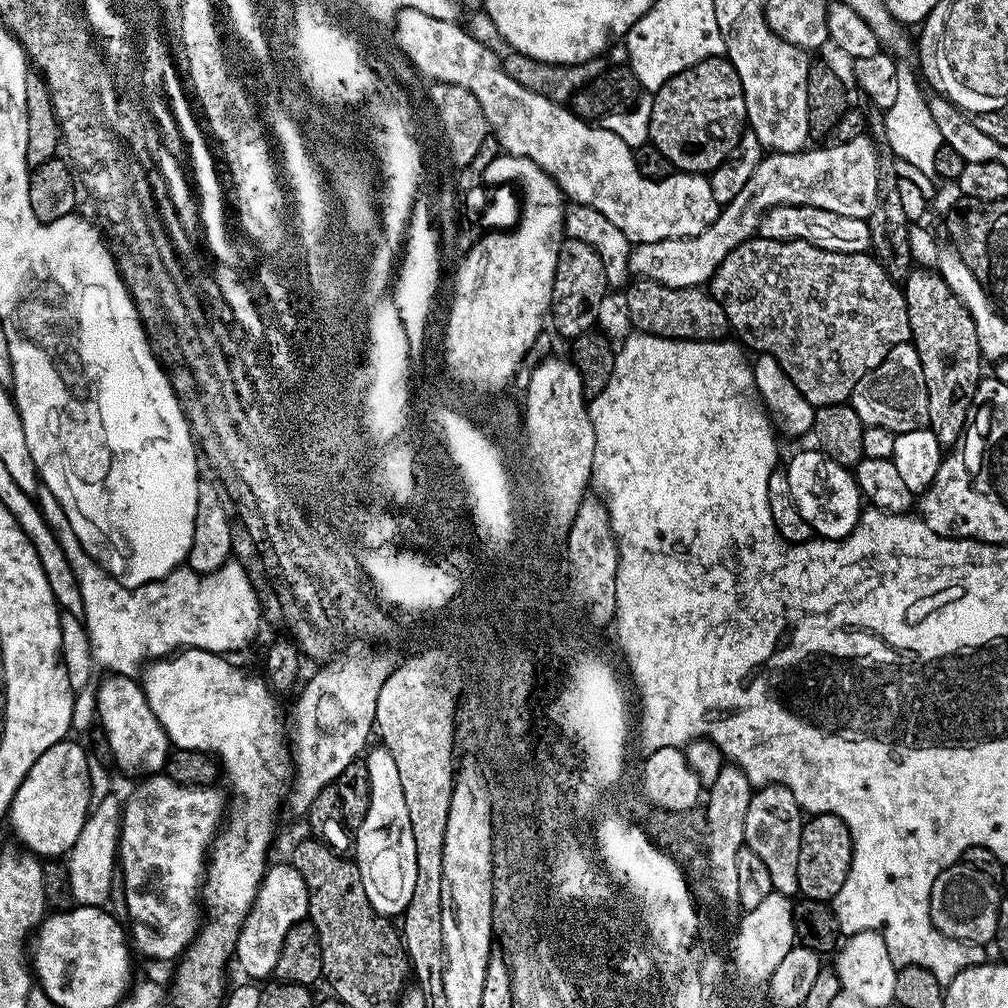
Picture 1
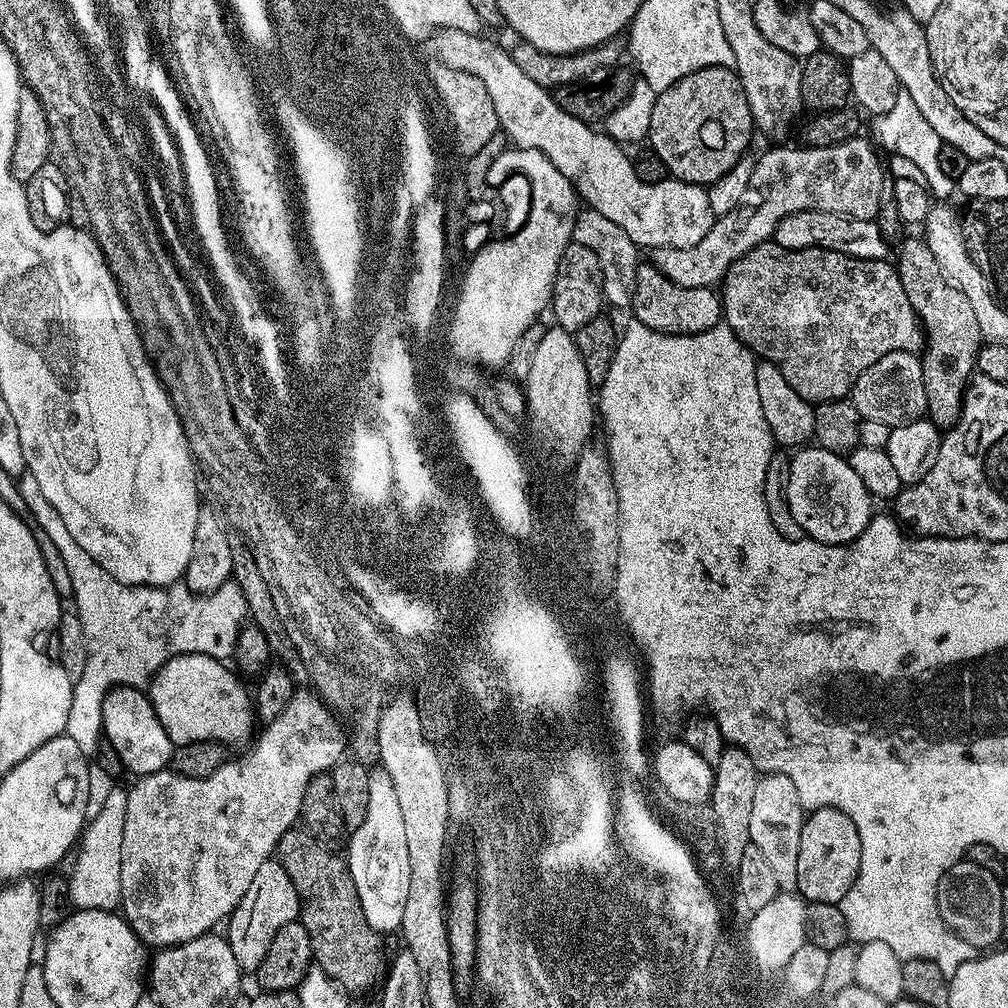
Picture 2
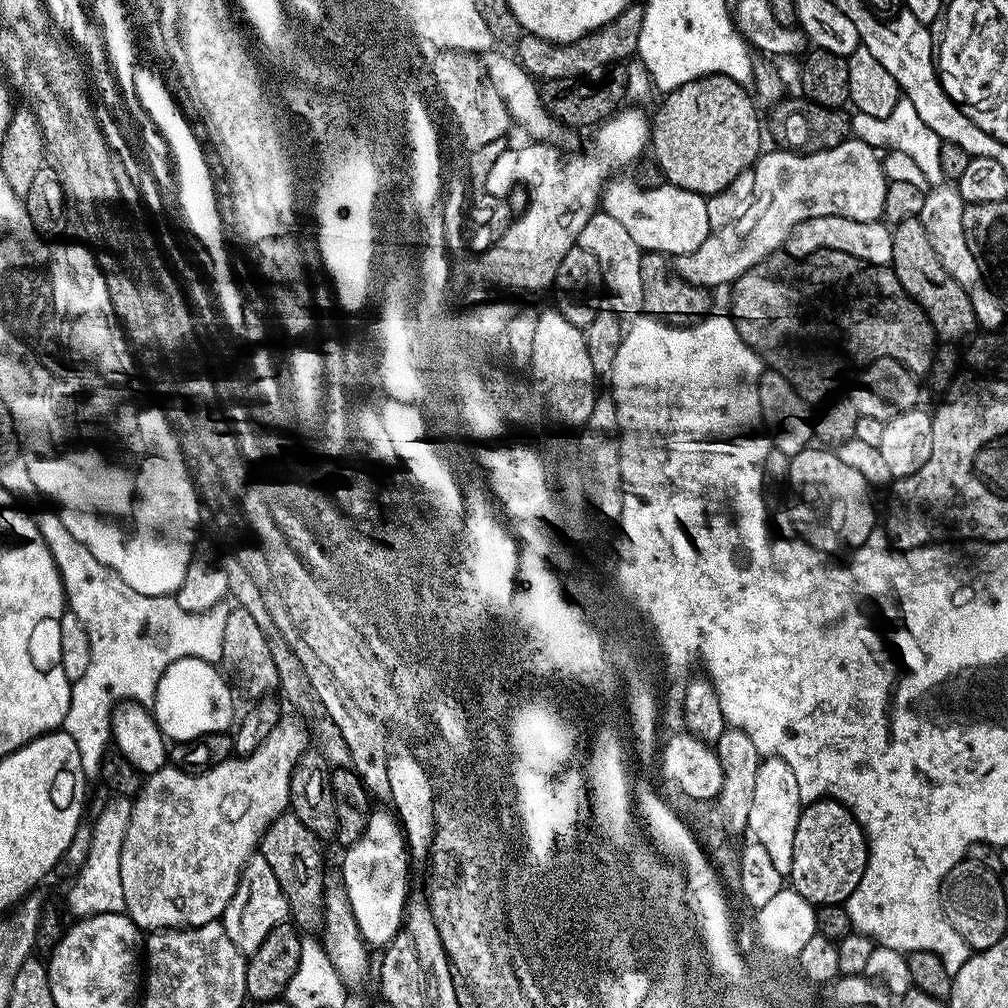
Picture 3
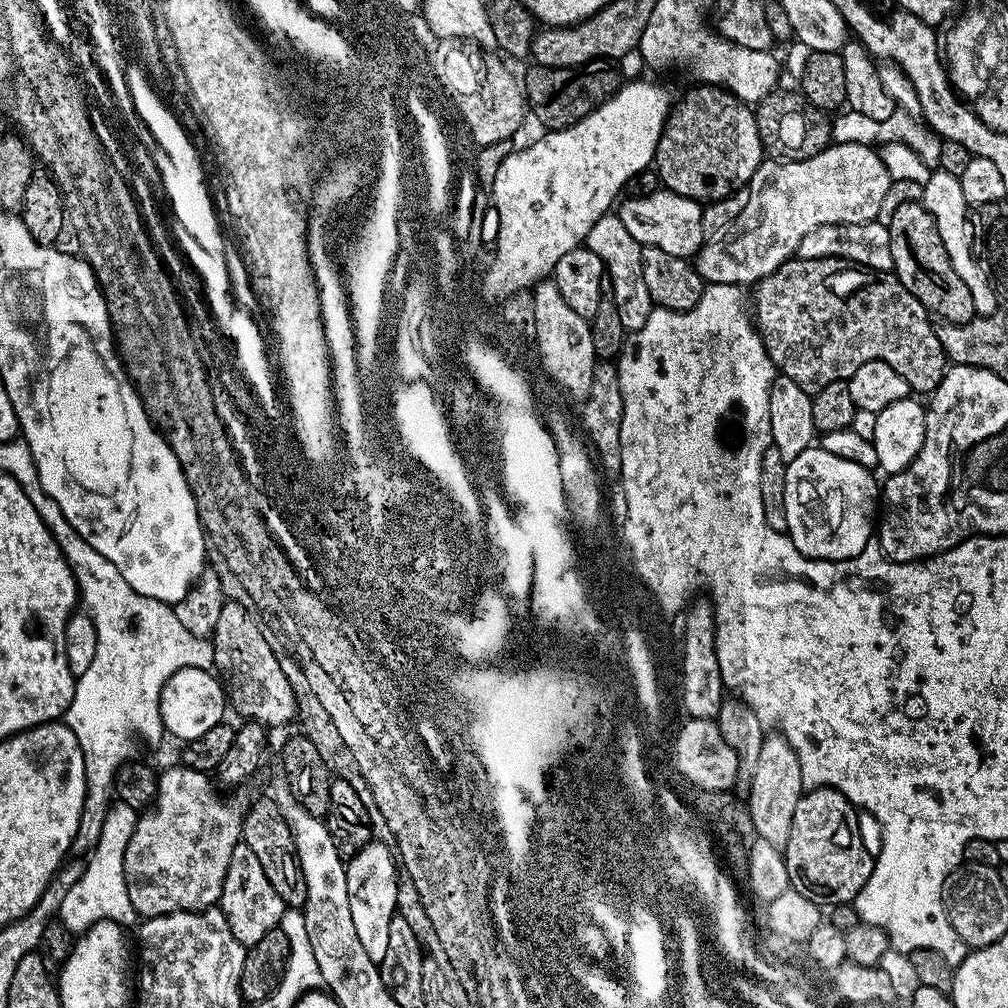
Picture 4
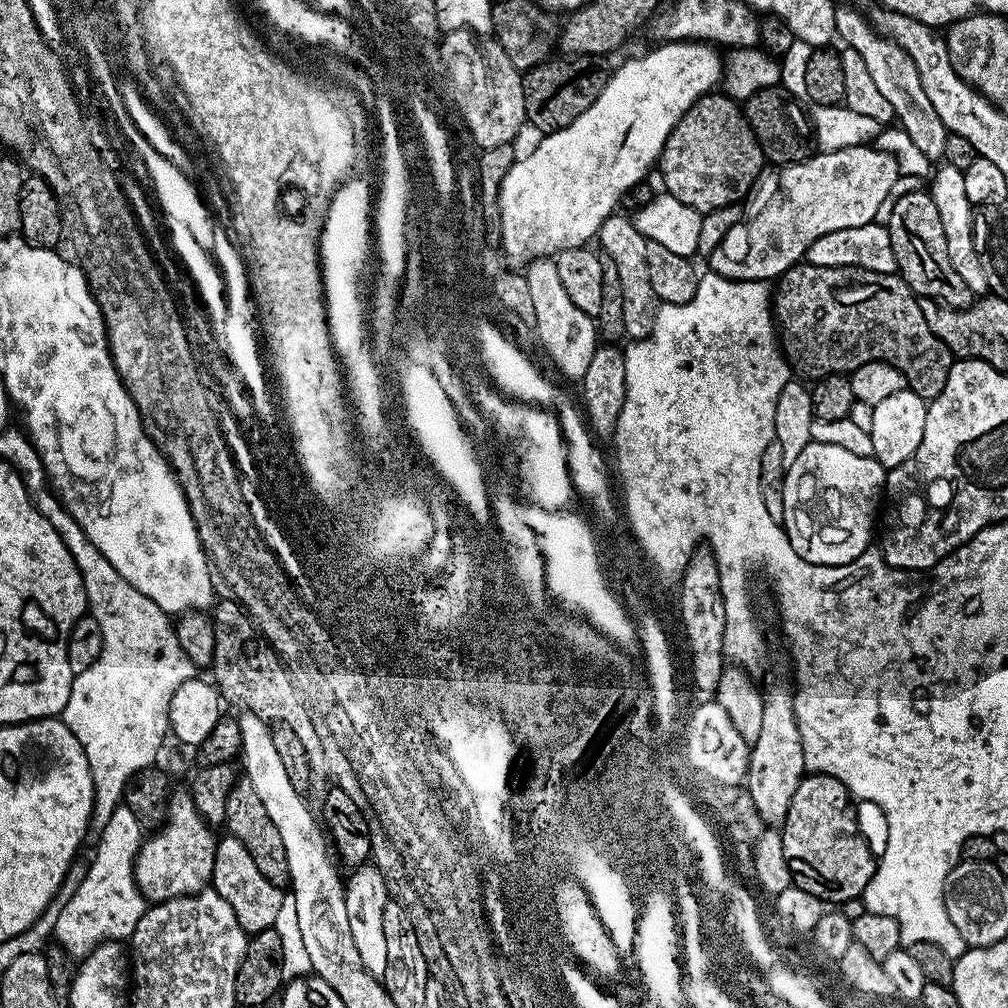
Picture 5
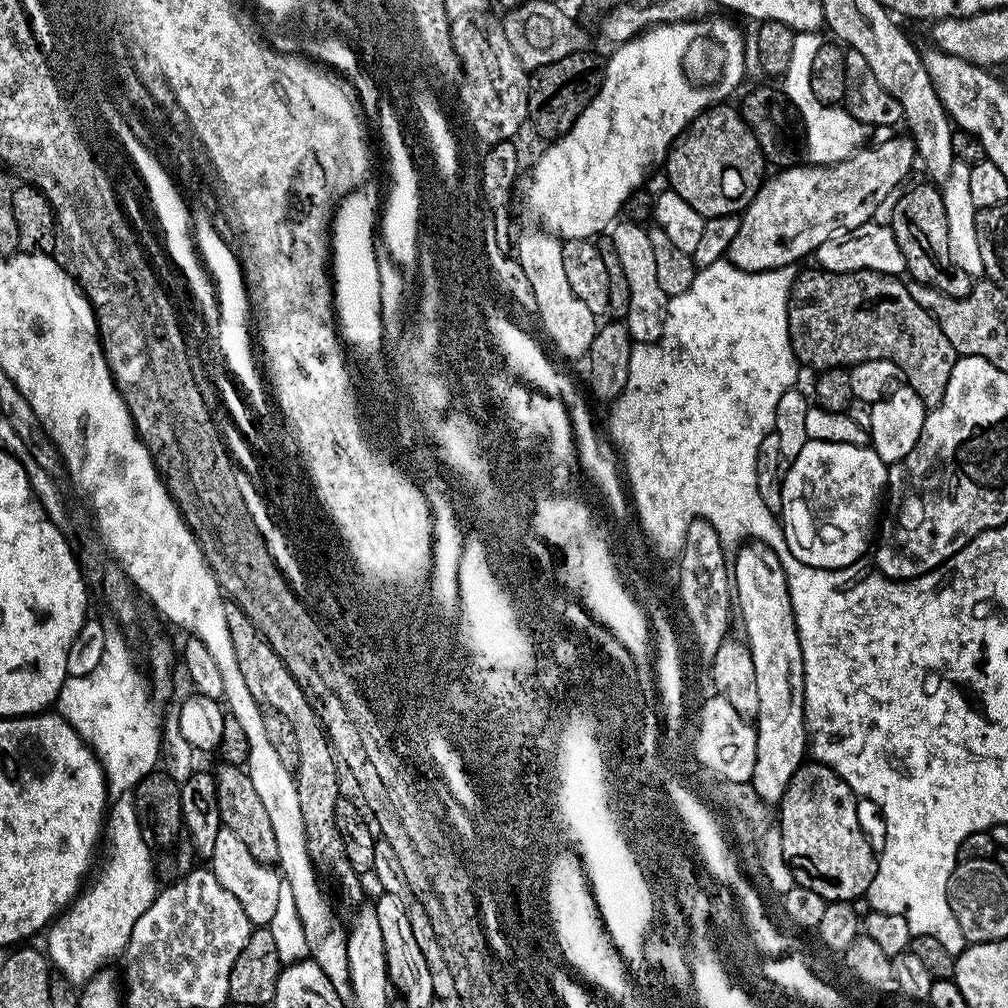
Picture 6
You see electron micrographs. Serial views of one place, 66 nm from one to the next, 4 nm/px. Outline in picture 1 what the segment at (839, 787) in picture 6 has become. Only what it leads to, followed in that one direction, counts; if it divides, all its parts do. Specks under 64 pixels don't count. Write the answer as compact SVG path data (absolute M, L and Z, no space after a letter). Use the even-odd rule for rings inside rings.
M821 812L803 821L798 850L798 886L803 899L830 902L842 890L851 865L852 839L842 818Z

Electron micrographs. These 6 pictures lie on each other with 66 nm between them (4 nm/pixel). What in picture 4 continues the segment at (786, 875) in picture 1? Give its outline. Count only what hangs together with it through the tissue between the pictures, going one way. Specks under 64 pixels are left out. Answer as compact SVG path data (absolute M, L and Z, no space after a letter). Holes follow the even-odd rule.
M779 734L765 735L762 754L754 766L752 785L746 790L746 807L754 822L754 830L759 839L770 842L770 846L783 849L786 838L790 838L790 822L794 822L794 806L798 806L806 789L802 782L798 756L786 737Z

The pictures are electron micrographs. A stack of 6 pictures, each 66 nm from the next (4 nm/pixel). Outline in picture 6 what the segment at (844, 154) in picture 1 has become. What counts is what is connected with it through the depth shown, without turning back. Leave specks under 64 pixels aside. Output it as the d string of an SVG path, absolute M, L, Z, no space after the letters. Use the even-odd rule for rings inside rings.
M895 135L890 142L870 146L853 154L837 164L801 163L769 175L761 184L756 197L748 203L742 213L740 229L729 246L726 256L735 268L747 272L772 272L775 268L795 265L803 256L811 257L826 238L837 232L849 232L872 221L880 203L916 164L916 145L909 135Z

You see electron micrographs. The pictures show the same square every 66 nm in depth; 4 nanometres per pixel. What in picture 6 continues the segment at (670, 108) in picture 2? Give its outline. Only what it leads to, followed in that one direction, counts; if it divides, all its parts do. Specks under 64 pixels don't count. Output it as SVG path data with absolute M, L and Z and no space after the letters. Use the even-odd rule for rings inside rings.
M731 103L716 104L713 108L707 108L702 114L698 114L688 124L687 128L677 136L676 141L671 144L666 157L668 164L668 184L671 191L686 202L698 214L705 218L713 216L734 216L743 213L748 203L758 194L761 184L766 179L766 161L762 150L758 146L758 138L746 126L746 122L740 117Z

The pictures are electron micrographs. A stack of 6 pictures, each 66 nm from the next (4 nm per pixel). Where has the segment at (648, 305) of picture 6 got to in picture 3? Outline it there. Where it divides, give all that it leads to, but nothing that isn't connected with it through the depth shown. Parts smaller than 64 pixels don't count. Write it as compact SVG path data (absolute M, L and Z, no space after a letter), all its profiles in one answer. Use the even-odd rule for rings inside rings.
M598 210L582 226L582 234L578 241L578 247L582 250L590 250L594 258L598 258L600 263L600 273L604 279L602 285L606 293L607 307L612 309L615 316L621 321L628 322L644 312L642 302L642 249L634 238L630 238L630 233L615 220L610 218L603 210Z

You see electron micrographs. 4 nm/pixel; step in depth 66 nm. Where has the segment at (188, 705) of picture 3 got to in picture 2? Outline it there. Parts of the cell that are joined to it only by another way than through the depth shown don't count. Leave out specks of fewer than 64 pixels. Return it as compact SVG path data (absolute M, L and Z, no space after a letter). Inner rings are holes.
M189 652L172 657L156 671L150 681L150 699L166 734L170 734L173 745L216 740L219 744L231 746L251 734L252 724L254 725L254 704L250 699L249 689L247 692L236 681L237 673L231 667L228 669L228 666L227 663L215 660L213 656Z

